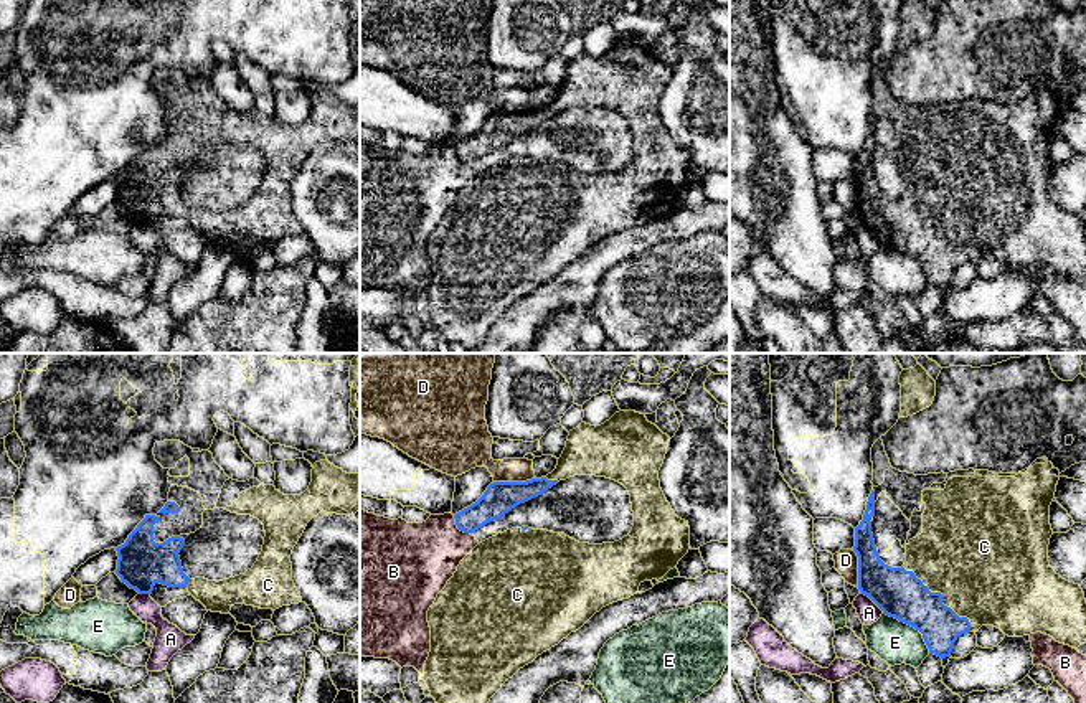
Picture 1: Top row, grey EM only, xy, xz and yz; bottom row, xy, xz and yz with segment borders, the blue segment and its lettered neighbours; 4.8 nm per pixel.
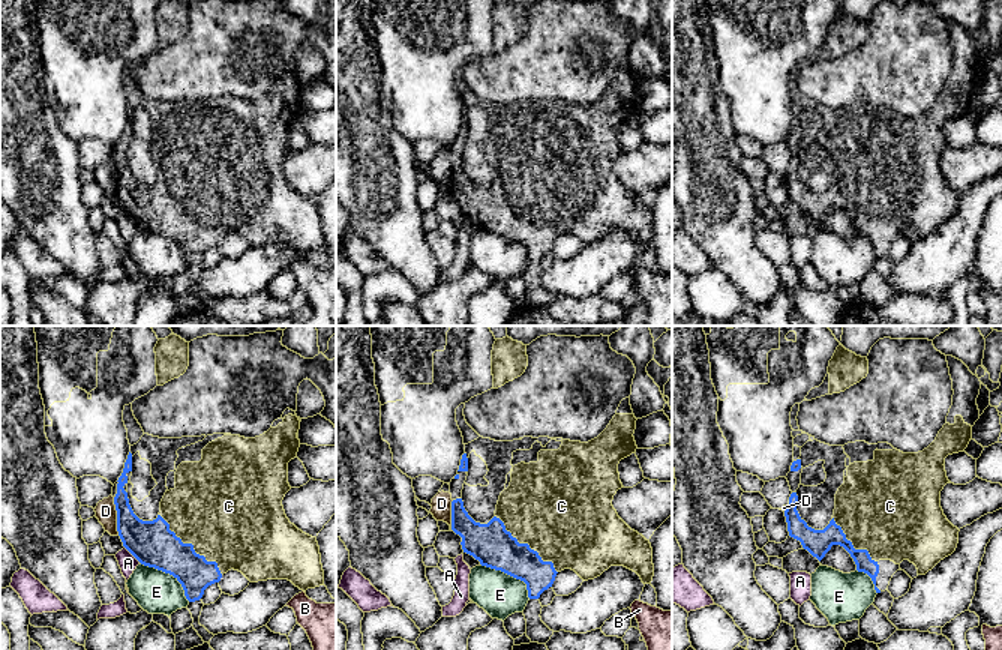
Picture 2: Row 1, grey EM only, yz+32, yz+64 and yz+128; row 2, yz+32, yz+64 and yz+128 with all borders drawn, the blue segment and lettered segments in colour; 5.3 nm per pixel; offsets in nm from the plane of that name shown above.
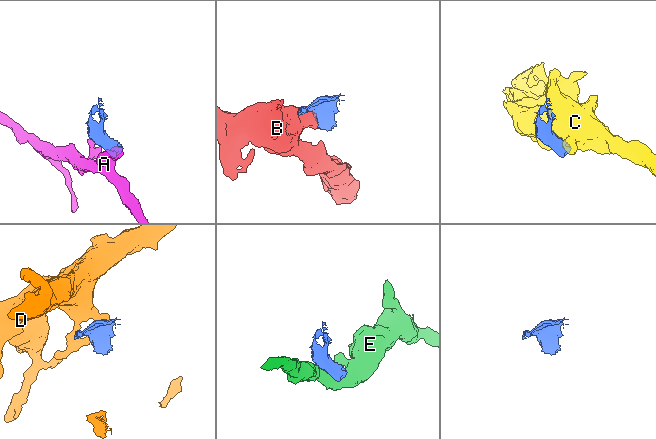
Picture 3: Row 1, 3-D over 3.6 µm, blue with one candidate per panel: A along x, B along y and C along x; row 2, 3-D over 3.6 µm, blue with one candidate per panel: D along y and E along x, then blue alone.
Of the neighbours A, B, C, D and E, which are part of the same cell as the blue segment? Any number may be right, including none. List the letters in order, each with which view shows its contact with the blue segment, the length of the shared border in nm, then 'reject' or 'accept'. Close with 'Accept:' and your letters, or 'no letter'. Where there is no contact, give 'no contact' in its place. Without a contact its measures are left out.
A: meets blue in yz; contact 160 nm long; reject
B: meets blue in xz; contact 140 nm long; reject
C: meets blue in yz; contact 460 nm long; accept
D: meets blue in xz; contact 200 nm long; reject
E: meets blue in yz; contact 300 nm long; reject
Accept: C

